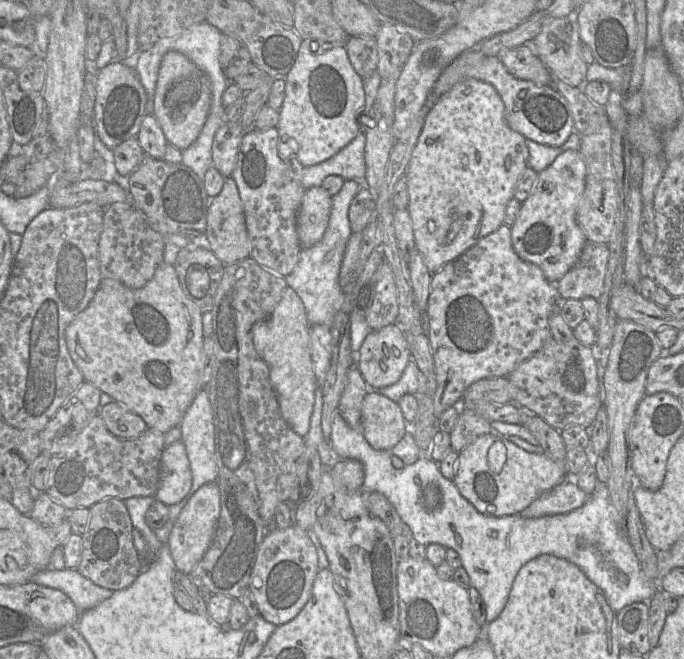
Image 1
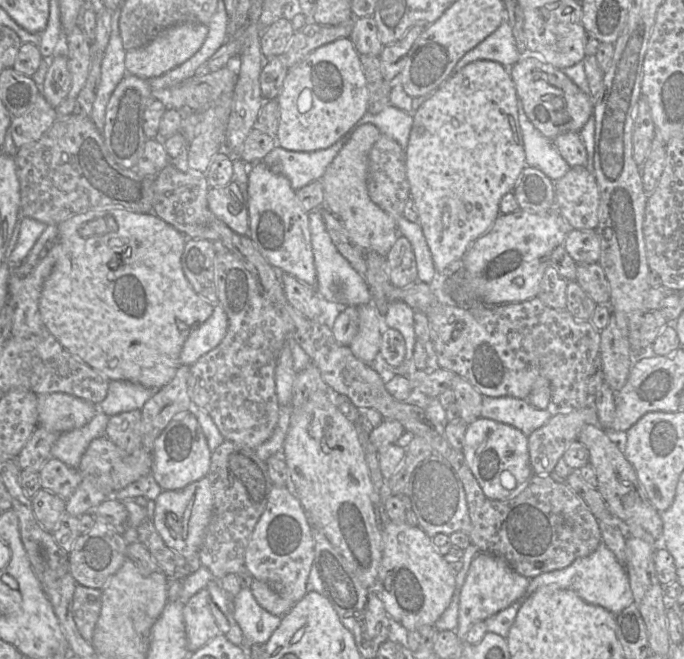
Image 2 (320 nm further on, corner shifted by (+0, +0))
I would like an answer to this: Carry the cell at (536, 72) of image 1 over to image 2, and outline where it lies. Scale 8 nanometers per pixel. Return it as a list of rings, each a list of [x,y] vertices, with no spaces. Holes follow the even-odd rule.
[[[536,57],[521,58],[510,69],[511,78],[515,84],[517,98],[522,101],[524,110],[533,125],[548,139],[567,132],[580,132],[593,115],[594,101],[584,93],[562,70]]]

